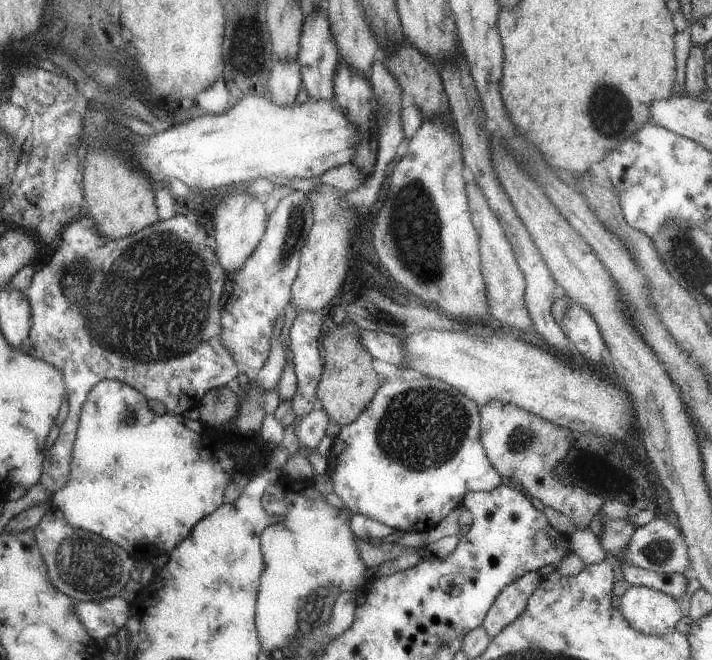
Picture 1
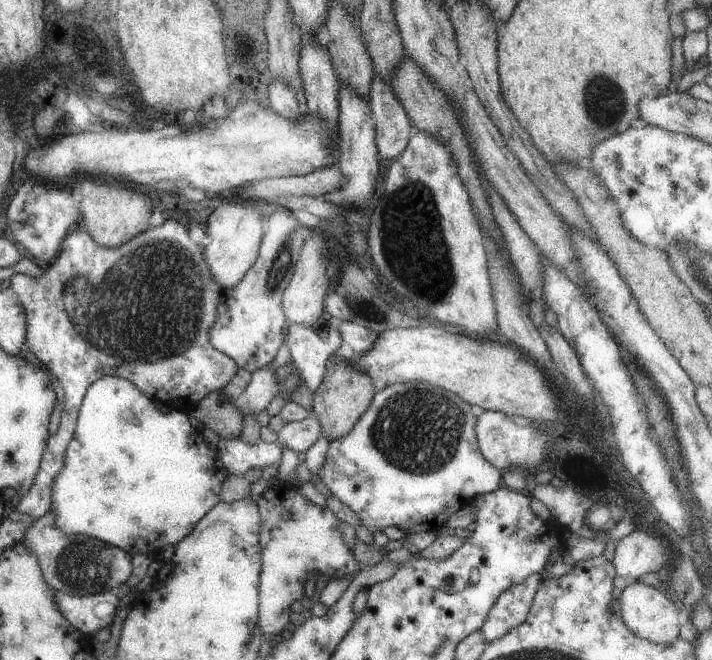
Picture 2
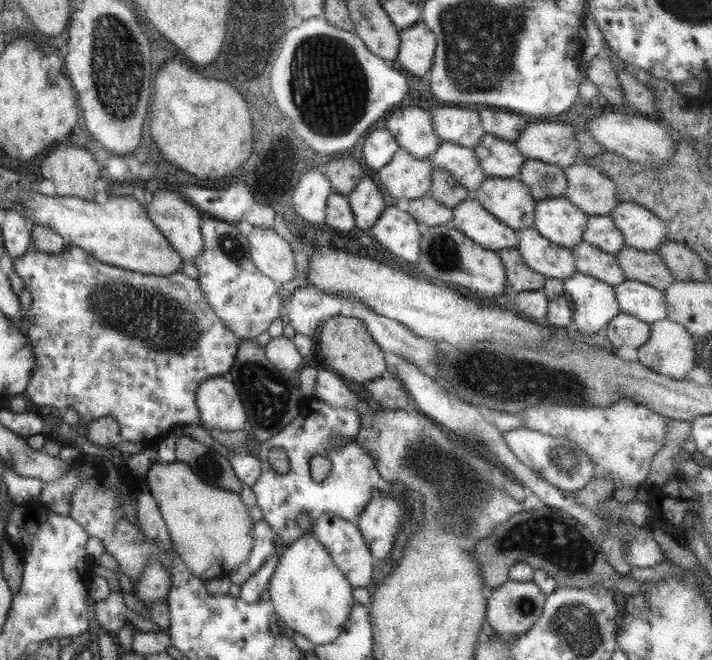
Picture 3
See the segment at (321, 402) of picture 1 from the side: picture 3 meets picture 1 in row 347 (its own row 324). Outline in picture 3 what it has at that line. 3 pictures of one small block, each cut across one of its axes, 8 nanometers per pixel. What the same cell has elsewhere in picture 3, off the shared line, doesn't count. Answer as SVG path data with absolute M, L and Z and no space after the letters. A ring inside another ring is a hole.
M331 316L320 326L318 333L320 352L327 360L330 370L357 383L381 379L381 372L386 368L388 356L375 344L357 318Z

